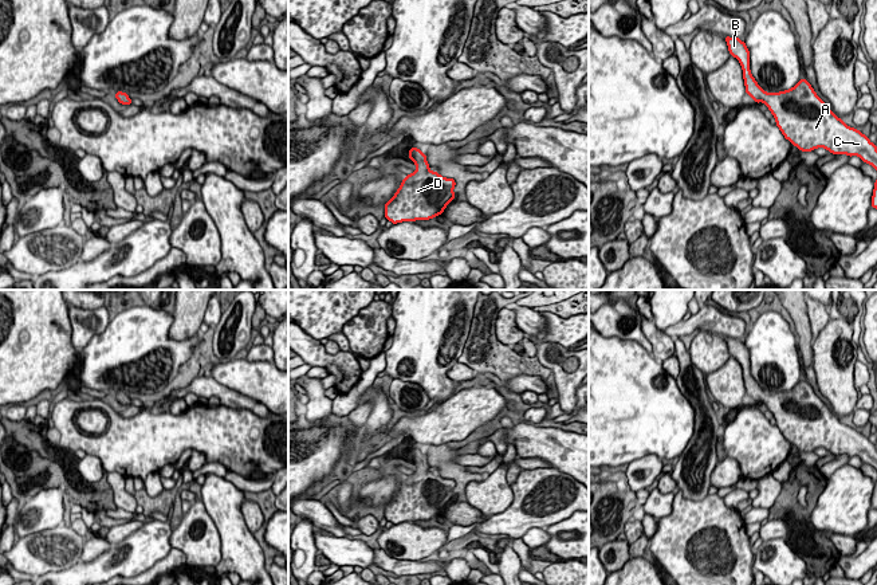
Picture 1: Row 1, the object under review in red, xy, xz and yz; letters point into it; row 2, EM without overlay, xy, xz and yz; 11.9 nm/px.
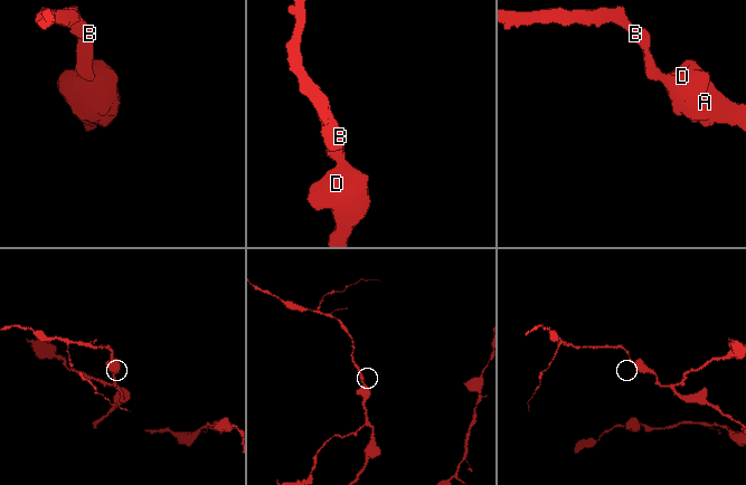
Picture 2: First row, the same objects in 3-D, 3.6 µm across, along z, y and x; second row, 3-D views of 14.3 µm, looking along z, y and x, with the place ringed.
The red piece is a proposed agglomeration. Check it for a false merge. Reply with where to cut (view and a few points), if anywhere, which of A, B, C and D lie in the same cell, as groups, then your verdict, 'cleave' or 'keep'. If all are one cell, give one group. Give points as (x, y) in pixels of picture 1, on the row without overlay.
no cut | A B C D | keep

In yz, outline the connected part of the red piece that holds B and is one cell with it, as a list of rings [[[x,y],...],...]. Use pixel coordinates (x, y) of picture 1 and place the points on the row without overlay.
[[[724,337],[729,356],[735,357],[743,369],[746,393],[756,403],[767,405],[772,413],[776,427],[786,440],[802,452],[811,452],[817,448],[825,448],[833,455],[858,456],[877,471],[877,447],[869,441],[860,431],[850,428],[838,419],[829,407],[815,394],[811,385],[802,378],[793,389],[779,393],[766,393],[751,376],[750,352],[746,343],[739,338]]]

